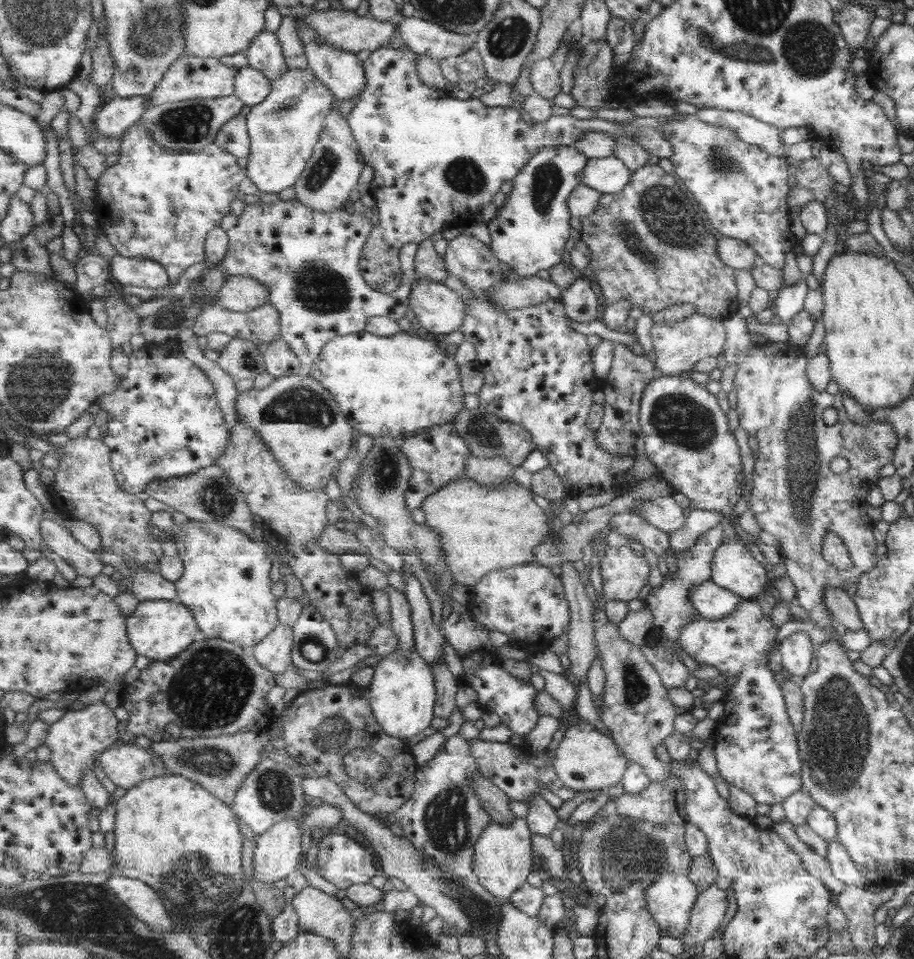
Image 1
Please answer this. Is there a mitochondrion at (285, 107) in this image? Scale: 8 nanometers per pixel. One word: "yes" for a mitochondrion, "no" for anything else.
yes

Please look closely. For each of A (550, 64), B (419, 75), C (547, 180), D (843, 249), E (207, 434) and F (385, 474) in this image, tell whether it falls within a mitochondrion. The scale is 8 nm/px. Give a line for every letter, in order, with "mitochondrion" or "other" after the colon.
A: other
B: other
C: mitochondrion
D: other
E: other
F: mitochondrion

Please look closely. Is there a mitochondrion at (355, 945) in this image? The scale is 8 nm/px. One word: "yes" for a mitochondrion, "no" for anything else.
no

